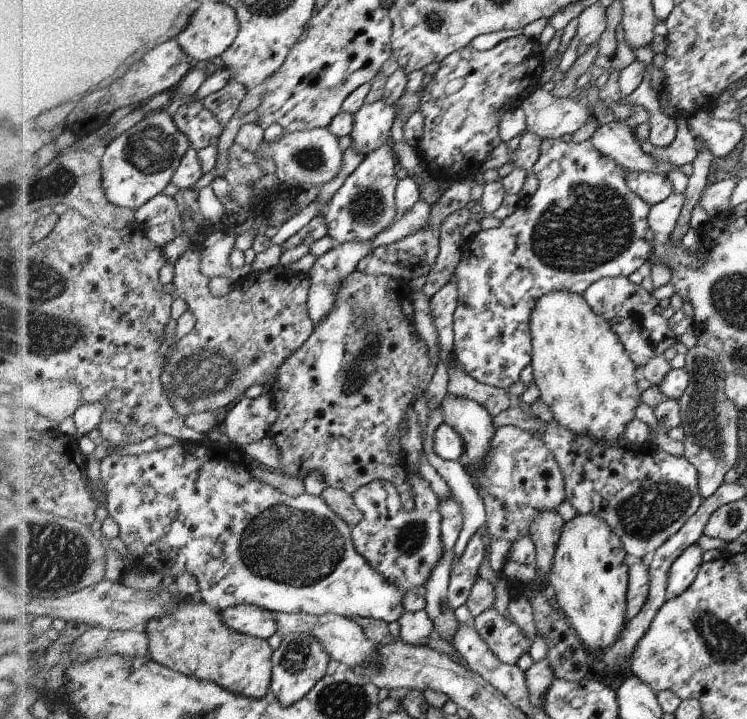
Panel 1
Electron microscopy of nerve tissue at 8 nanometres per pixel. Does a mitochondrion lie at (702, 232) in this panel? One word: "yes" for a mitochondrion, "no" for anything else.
no

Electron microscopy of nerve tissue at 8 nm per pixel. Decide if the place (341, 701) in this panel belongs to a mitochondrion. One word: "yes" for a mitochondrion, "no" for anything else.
yes

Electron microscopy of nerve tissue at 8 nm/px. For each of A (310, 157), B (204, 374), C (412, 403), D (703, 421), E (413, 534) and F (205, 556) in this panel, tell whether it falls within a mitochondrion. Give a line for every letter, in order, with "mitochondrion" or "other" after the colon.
A: mitochondrion
B: mitochondrion
C: other
D: mitochondrion
E: mitochondrion
F: other

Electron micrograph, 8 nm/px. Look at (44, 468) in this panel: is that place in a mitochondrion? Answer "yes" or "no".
no

